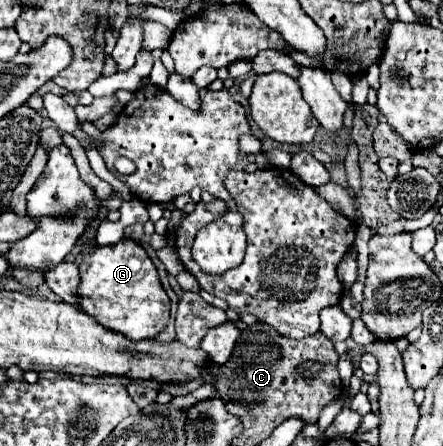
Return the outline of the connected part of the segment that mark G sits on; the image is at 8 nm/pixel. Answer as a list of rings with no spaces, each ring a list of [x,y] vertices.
[[[121,239],[115,245],[99,247],[79,267],[81,273],[81,303],[87,315],[95,317],[103,327],[117,333],[125,333],[127,339],[155,339],[169,323],[171,301],[161,285],[157,267],[149,259],[147,251],[133,239]]]

